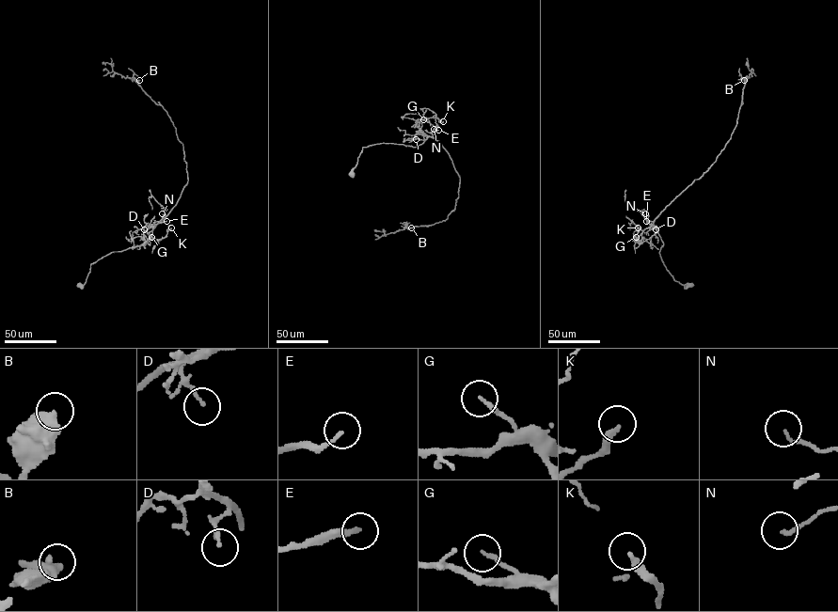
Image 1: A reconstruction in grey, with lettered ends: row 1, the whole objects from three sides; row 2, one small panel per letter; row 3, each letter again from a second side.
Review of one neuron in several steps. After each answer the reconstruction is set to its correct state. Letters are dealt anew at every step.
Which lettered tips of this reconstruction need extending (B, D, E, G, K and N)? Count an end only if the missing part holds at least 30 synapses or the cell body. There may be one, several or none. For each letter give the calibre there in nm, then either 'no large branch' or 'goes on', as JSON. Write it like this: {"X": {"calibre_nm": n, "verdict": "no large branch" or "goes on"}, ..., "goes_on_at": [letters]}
{"B": {"calibre_nm": 550, "verdict": "no large branch"}, "D": {"calibre_nm": 120, "verdict": "no large branch"}, "E": {"calibre_nm": 170, "verdict": "no large branch"}, "G": {"calibre_nm": 180, "verdict": "no large branch"}, "K": {"calibre_nm": 280, "verdict": "no large branch"}, "N": {"calibre_nm": 130, "verdict": "no large branch"}, "goes_on_at": []}

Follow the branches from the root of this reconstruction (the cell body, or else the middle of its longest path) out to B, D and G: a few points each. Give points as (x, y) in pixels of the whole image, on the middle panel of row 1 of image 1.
B: (352, 173), (363, 147), (416, 147), (434, 137), (460, 176), (458, 197), (445, 220), (411, 227)
D: (352, 173), (363, 147), (381, 143), (416, 147), (425, 140), (416, 139)
G: (352, 173), (363, 147), (381, 143), (415, 147), (421, 144), (427, 136), (416, 124), (423, 119)

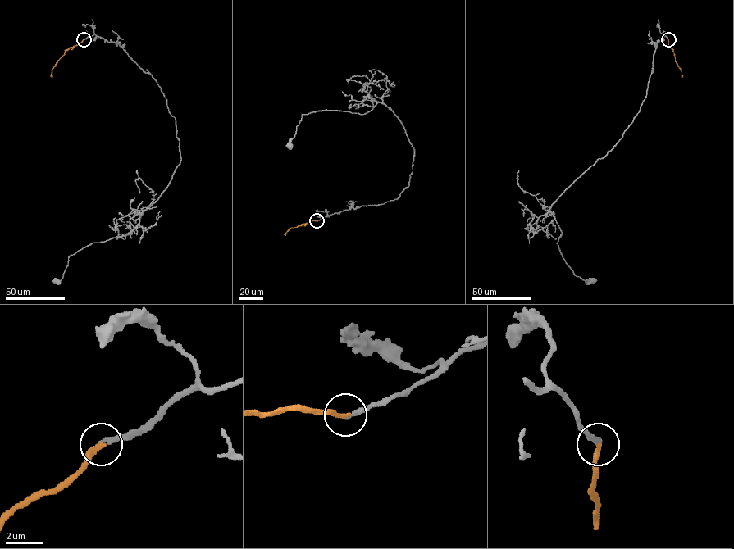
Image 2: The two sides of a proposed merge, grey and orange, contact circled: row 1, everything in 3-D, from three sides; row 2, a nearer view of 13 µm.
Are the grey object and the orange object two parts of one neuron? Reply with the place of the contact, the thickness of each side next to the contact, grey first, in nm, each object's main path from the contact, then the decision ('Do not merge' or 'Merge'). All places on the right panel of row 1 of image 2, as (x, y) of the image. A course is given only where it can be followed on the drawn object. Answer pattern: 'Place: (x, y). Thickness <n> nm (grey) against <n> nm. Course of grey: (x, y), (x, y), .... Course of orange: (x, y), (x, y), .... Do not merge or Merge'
Place: (668, 39). Thickness 220 nm (grey) against 280 nm. Course of grey: (668, 39), (663, 34), (655, 43), (646, 96), (622, 138), (549, 209), (562, 256), (576, 275), (592, 279). Course of orange: (668, 39), (681, 77). Merge

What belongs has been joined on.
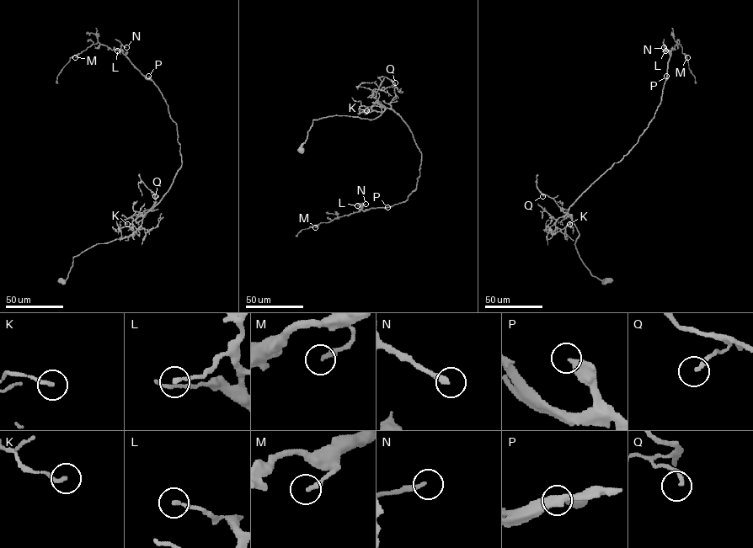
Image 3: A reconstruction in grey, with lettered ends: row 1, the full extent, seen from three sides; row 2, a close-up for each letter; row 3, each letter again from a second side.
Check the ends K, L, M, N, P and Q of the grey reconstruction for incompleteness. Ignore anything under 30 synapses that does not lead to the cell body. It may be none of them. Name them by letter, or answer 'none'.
N

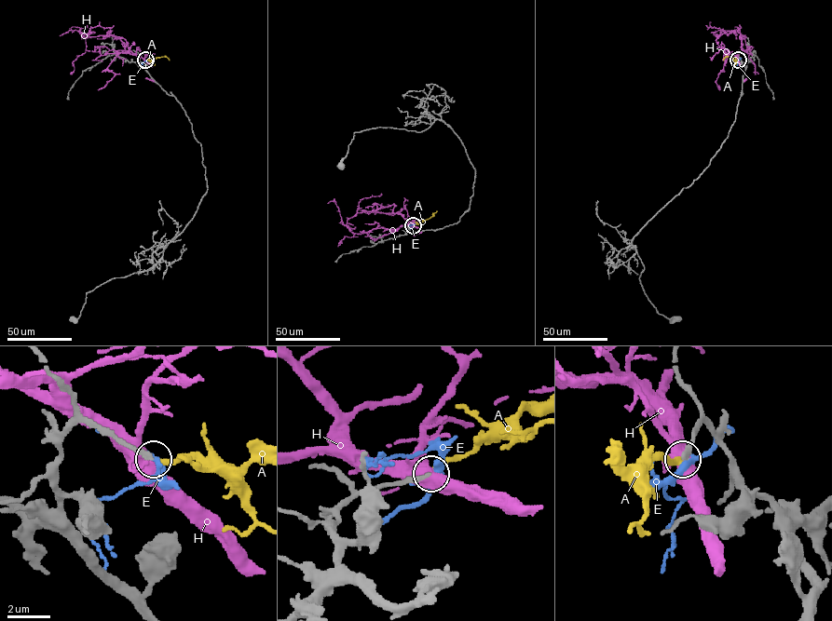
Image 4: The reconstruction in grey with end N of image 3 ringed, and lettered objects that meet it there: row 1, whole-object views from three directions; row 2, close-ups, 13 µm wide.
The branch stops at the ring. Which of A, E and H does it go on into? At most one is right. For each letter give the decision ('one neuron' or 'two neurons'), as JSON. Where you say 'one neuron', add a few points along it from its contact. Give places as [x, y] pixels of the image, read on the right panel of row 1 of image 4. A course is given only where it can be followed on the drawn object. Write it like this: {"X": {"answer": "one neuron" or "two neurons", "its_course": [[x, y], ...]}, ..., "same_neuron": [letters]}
{"A": {"answer": "one neuron", "its_course": [[738, 60], [726, 57], [723, 60]]}, "E": {"answer": "two neurons"}, "H": {"answer": "two neurons"}, "same_neuron": ["A"]}

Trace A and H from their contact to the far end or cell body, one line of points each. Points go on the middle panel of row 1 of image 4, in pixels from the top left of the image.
A: (413, 226), (437, 211)
H: (412, 226), (375, 228), (361, 234), (350, 231), (347, 226), (347, 220), (356, 214), (359, 202), (381, 194)

